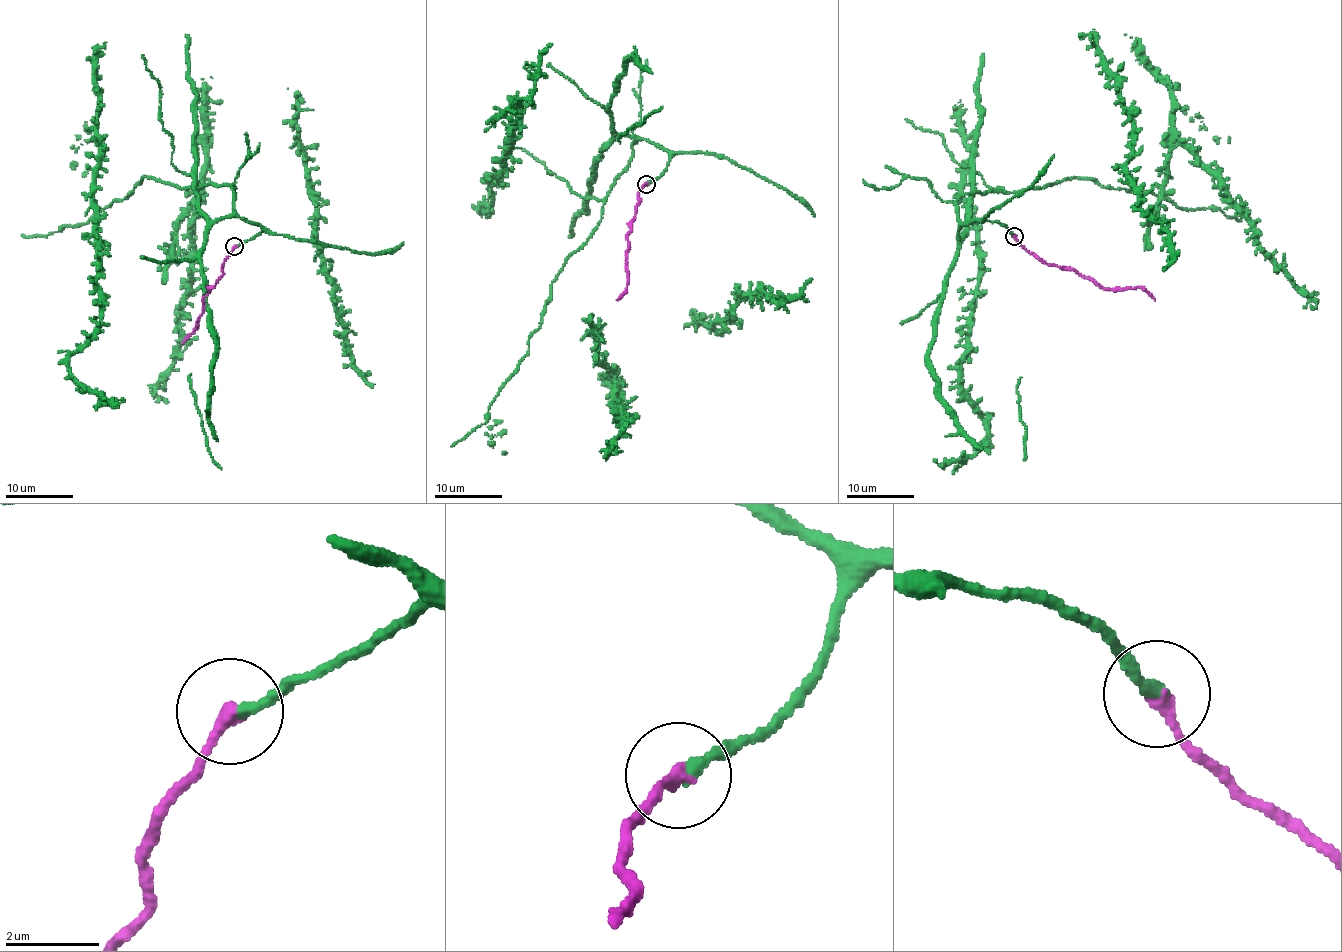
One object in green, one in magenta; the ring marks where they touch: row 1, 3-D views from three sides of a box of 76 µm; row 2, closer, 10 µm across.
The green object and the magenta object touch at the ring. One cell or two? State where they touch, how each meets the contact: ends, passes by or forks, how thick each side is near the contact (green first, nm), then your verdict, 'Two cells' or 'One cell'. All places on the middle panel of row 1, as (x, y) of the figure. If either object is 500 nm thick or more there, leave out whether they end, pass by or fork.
Place: (646, 184). At the ring green ends. At the ring magenta ends. Thickness 260 nm (green) against 280 nm. One cell

